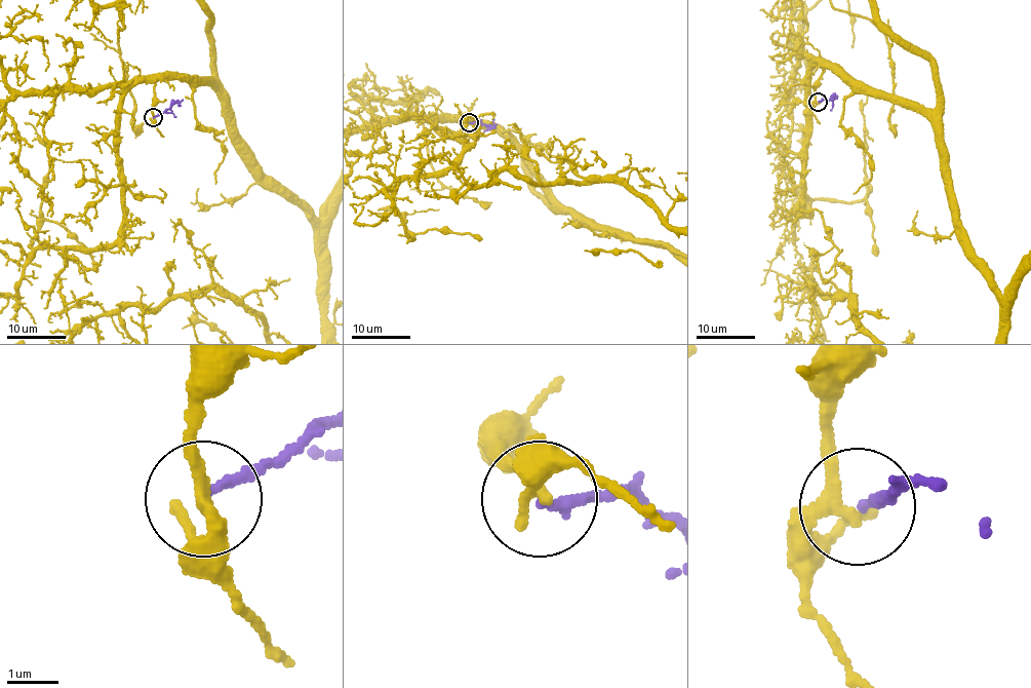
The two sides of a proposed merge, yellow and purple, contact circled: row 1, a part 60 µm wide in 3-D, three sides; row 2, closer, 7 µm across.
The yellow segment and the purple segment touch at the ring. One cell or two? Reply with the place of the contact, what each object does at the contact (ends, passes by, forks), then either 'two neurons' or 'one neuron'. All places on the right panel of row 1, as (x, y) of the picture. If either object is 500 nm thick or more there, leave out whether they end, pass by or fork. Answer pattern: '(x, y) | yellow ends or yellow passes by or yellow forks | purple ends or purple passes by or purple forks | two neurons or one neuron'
(818, 102) | yellow passes by | purple ends | two neurons

